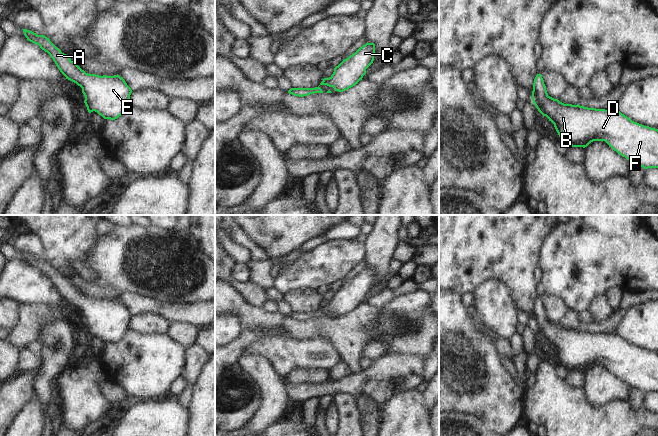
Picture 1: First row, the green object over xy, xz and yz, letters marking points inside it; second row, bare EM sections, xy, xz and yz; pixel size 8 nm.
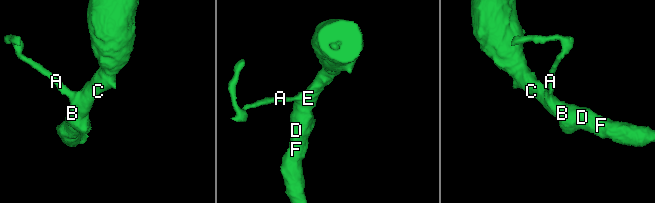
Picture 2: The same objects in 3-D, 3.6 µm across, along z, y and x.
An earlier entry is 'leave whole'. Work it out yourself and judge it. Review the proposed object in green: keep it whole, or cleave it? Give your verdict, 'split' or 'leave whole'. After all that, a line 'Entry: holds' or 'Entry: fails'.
leave whole
Entry: holds

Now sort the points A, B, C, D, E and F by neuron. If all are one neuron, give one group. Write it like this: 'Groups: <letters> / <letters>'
Groups: A B C D E F

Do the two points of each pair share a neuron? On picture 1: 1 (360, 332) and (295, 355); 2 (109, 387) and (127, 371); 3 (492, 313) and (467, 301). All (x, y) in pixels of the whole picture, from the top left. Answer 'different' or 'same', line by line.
1: different
2: different
3: different

